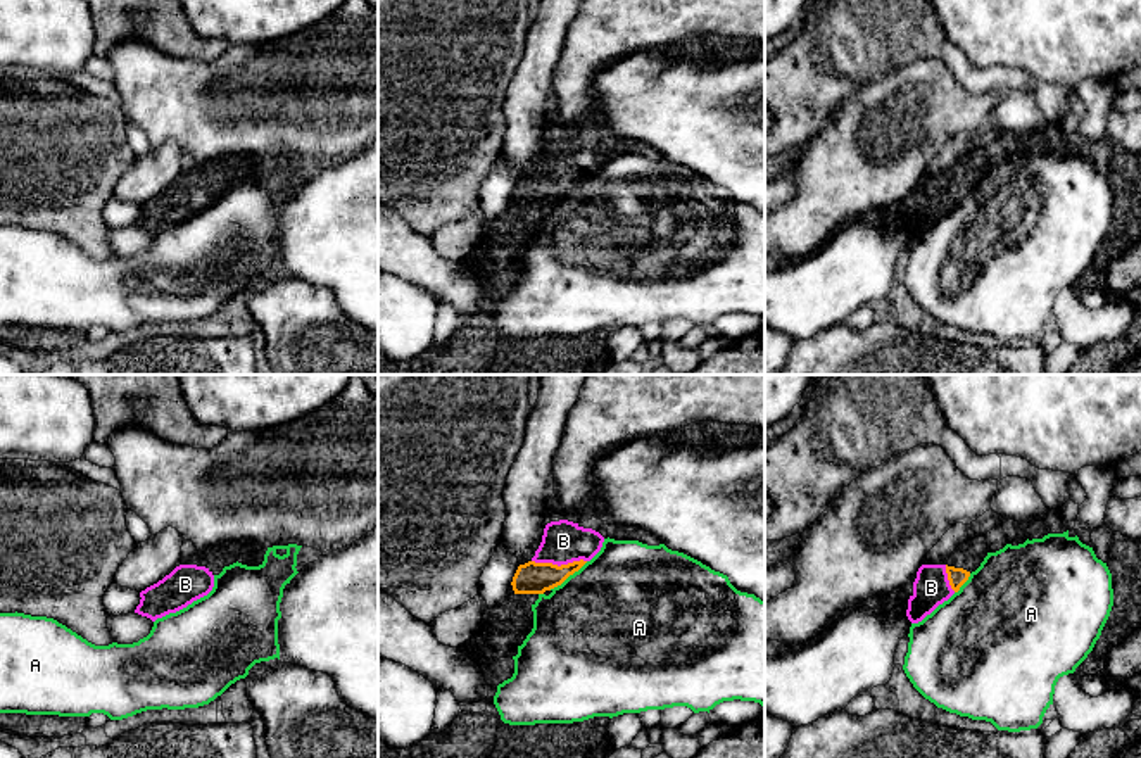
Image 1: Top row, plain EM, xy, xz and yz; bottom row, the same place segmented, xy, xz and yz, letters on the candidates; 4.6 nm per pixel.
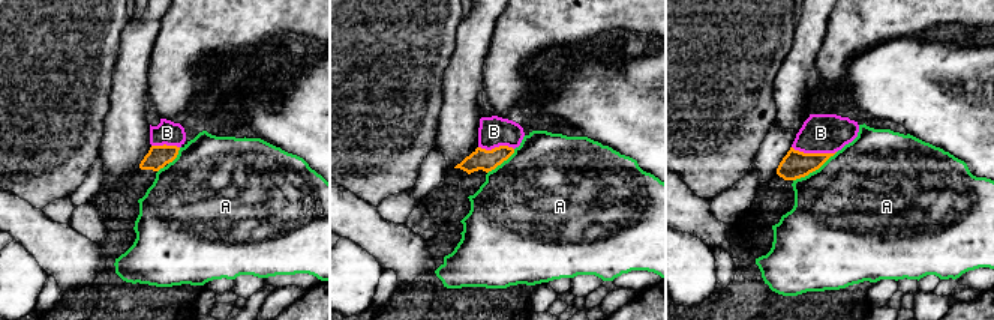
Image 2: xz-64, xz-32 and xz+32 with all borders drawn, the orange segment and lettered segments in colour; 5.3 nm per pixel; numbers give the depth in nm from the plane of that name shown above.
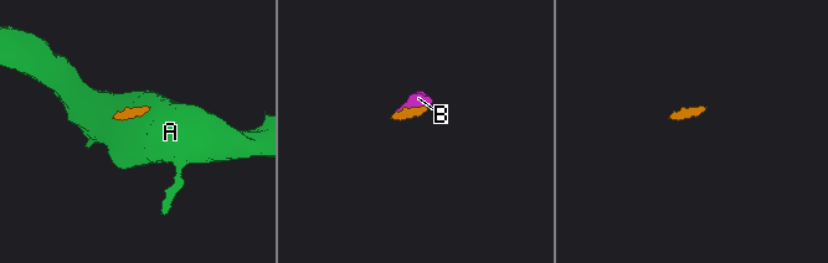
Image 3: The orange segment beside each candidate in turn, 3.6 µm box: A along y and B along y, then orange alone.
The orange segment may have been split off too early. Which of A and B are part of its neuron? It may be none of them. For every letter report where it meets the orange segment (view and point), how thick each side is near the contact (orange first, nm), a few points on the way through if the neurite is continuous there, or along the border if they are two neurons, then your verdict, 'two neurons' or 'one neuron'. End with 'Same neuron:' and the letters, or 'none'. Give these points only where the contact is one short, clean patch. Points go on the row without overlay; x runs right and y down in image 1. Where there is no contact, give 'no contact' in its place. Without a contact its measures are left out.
A: xz (568, 189) | 150/500 nm | two neurons
B: xz (561, 178) | 150/200 nm | across xz (532, 190), (551, 178), (561, 178), (563, 154) | one neuron
Same neuron: B

